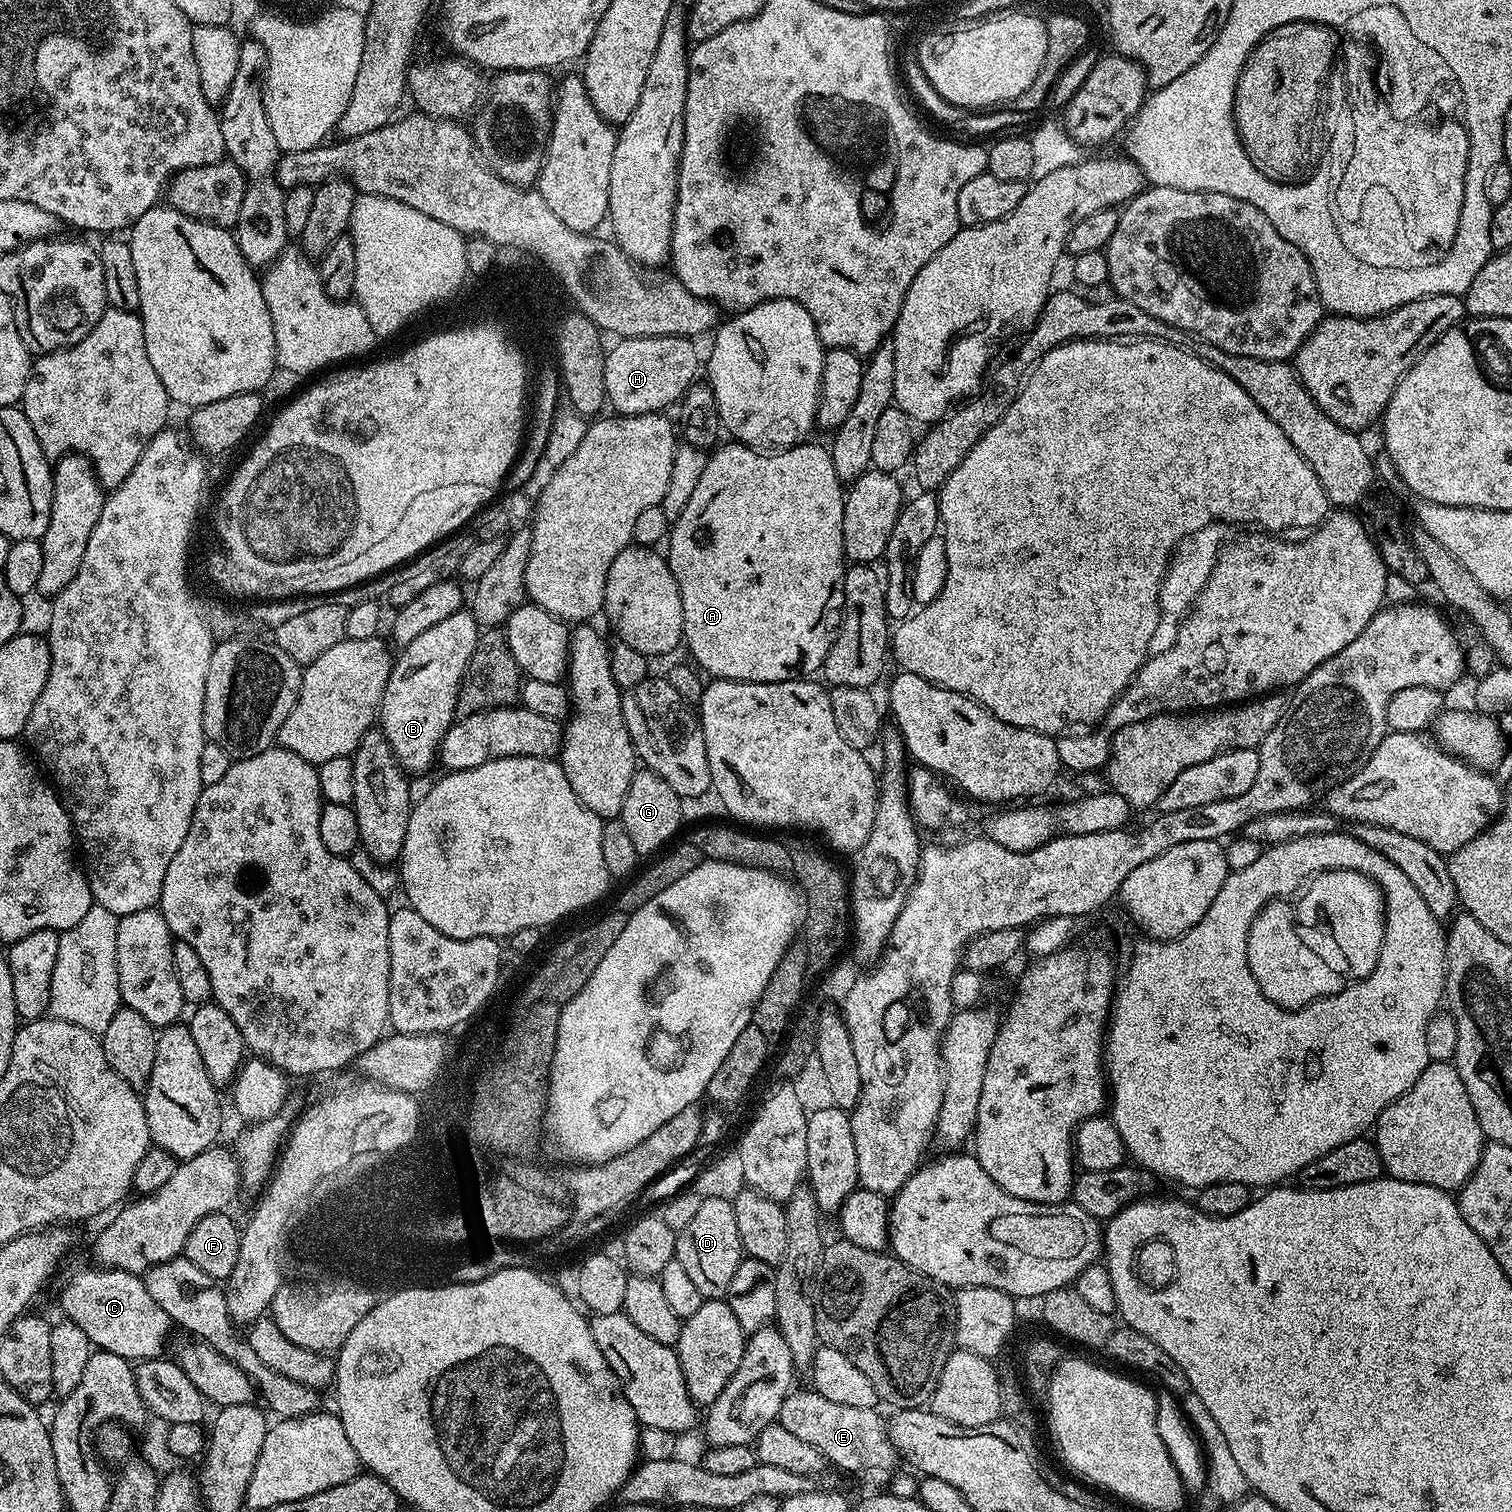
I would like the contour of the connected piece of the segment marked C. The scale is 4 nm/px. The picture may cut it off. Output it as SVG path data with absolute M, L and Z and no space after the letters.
M91 1266L76 1272L60 1292L60 1308L67 1319L74 1321L78 1330L99 1351L118 1354L129 1362L155 1360L163 1357L168 1331L173 1331L172 1319L150 1298L143 1279L137 1273L117 1268Z

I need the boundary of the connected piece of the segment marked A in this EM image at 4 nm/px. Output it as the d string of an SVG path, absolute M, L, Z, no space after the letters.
M801 442L792 448L767 452L747 448L744 444L727 443L721 443L708 456L706 470L702 470L698 487L694 490L694 494L690 494L690 502L686 502L682 514L678 514L678 518L671 521L670 531L666 537L666 545L668 544L666 559L681 594L684 615L683 643L686 646L688 643L688 652L693 656L691 659L705 673L708 671L709 677L717 680L745 680L747 684L777 684L783 680L811 677L823 669L824 659L830 654L832 644L840 632L846 567L842 542L845 485L835 473L831 451L825 445L823 448L820 444L812 444L813 442Z

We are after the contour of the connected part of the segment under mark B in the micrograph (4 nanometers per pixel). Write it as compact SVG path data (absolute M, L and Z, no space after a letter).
M461 610L399 649L380 699L378 728L405 773L424 772L437 763L442 738L457 719L458 690L480 633L471 611Z

